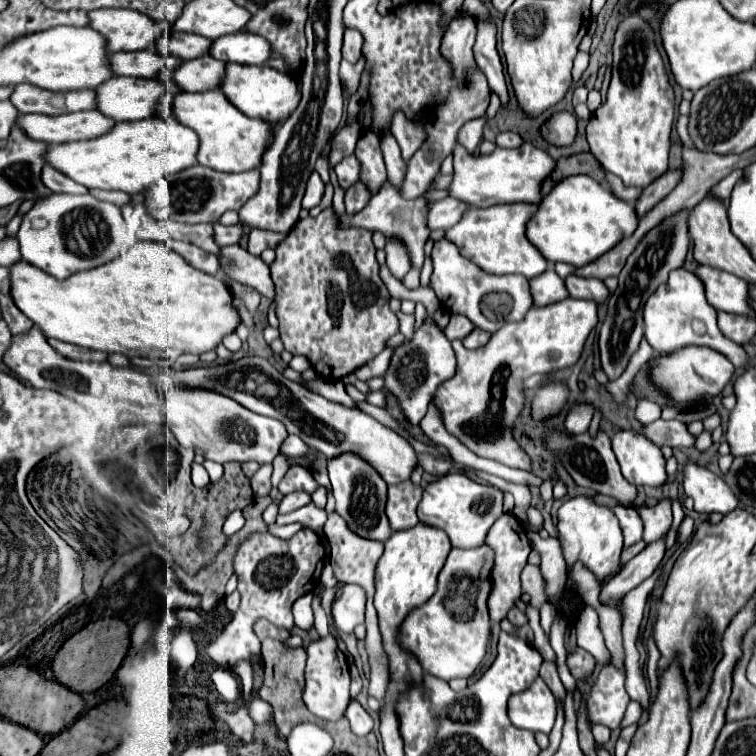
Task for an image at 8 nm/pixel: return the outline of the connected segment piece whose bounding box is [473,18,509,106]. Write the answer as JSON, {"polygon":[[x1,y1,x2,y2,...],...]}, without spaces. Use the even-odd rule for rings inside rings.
{"polygon":[[477,18,477,42,473,46,475,62,479,68,485,72,489,80,489,88,499,94,501,104,505,106,509,96,507,96,507,86,505,86,505,76,503,76,503,66,501,58,497,54,497,40,495,40,495,24,491,18]]}

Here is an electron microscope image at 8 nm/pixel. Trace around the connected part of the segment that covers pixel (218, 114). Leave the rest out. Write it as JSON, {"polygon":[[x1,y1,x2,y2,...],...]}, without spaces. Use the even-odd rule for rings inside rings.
{"polygon":[[221,90,211,92,181,92,173,102,173,114,185,126,193,128,199,138,199,164,219,172,247,172,261,166,263,154,275,138,275,130,261,118,249,118,237,110]]}

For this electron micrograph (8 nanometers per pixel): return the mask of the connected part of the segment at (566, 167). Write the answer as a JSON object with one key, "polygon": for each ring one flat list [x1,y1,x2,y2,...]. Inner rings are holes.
{"polygon":[[575,154,575,156,569,156,569,158,559,158,557,160,557,168,555,168,555,174,551,174,551,178,547,178,543,182,543,190,545,194,551,192,553,184,561,182,563,178,569,178,569,176,577,176,577,174,585,174,585,176,591,176,593,180,605,184,605,170,603,166,597,162,597,158,593,154]]}

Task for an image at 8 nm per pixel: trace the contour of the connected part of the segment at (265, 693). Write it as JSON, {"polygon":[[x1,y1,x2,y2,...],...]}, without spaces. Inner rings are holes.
{"polygon":[[263,640,261,646,261,656,265,662,265,678,263,678,263,686,259,690,259,696,269,702,275,710,275,724,279,728,281,736,289,736,291,730,301,724,301,722,315,722,319,726,323,726,323,722,317,716,311,716,311,712,307,712,307,708,303,708,303,700,301,700,301,692,303,692,303,682,299,682,299,678,305,674,305,648,285,648,283,642,277,640]]}

